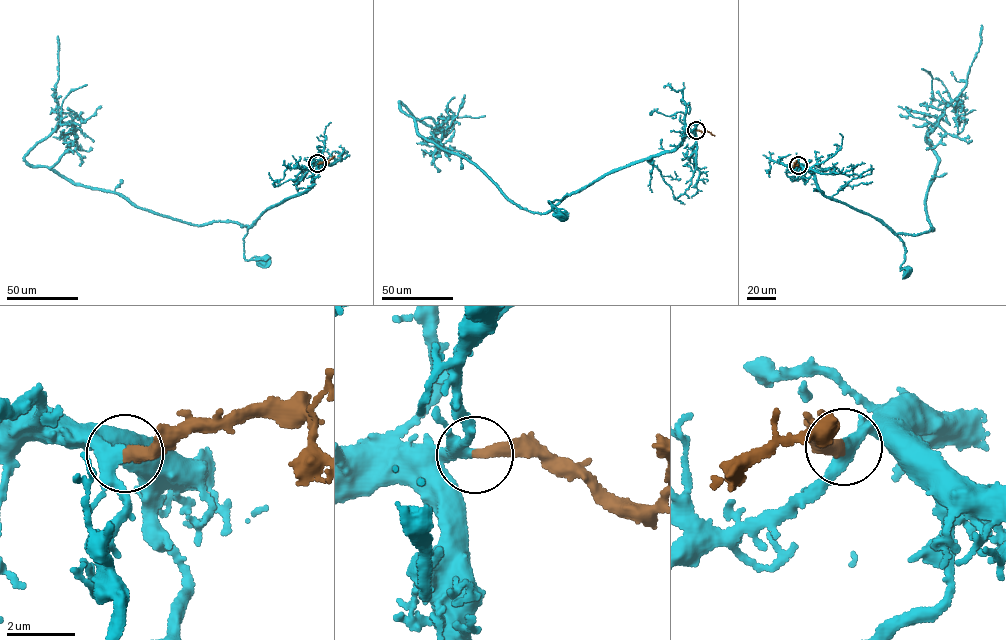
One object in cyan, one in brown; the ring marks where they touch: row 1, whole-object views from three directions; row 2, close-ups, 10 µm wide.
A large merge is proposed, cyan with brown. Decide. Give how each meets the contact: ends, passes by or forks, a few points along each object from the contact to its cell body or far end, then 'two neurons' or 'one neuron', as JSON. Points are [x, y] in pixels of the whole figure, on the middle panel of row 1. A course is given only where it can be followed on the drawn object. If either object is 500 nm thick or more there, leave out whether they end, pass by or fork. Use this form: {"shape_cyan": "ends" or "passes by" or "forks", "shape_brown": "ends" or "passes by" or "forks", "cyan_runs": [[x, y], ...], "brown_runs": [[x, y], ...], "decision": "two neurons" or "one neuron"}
{"shape_cyan": "forks", "shape_brown": "ends", "cyan_runs": [[696, 130], [686, 134], [671, 151], [611, 170], [560, 199], [549, 201], [561, 217]], "brown_runs": [[696, 130], [708, 131], [714, 136]], "decision": "one neuron"}

